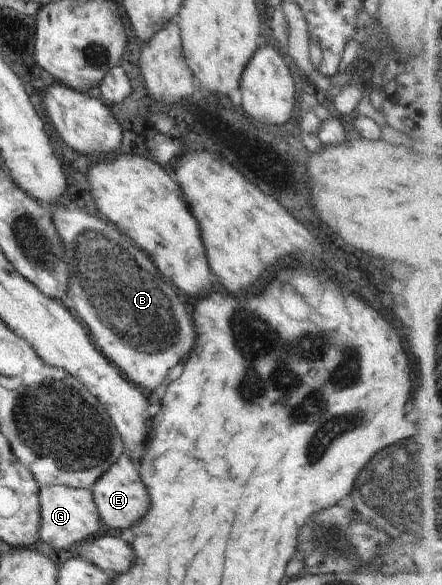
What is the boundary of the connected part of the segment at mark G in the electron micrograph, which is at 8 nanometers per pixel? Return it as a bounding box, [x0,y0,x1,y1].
[38,485,107,551]

